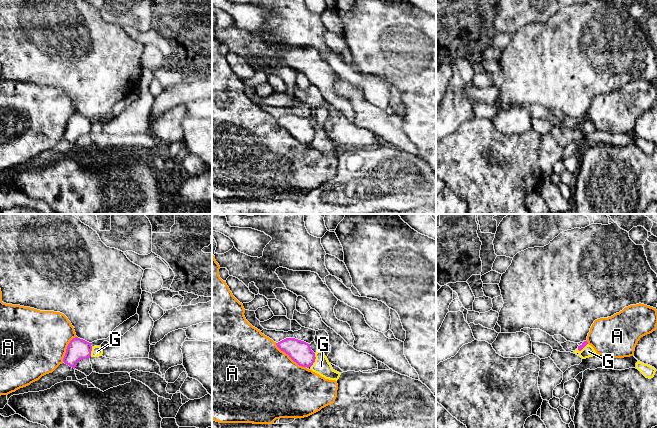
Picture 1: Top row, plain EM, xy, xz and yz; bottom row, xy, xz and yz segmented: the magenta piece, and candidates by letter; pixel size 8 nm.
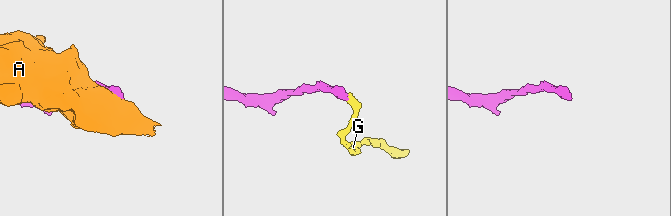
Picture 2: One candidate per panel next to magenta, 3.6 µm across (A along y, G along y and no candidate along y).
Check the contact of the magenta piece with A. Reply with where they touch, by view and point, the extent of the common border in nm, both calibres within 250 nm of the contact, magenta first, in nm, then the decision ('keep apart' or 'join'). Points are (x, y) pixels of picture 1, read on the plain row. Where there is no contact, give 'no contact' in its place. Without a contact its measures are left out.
meets magenta in xz at (290, 133); contact 320 nm long; 180 nm thick on the magenta side, 500 nm on the other; keep apart

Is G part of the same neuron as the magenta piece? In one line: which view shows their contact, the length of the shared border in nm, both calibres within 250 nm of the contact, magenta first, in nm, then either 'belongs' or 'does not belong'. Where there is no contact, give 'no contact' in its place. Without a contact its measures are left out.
xz | 120 nm | 180/140 nm | does not belong

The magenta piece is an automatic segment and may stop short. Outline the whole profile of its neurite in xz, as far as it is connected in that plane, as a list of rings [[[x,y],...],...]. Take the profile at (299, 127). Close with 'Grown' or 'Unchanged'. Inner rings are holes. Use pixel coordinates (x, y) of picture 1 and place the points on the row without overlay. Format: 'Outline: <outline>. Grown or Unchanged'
Outline: [[[286,114],[276,119],[276,121],[299,142],[309,144],[315,138],[315,129],[311,126],[310,120],[304,117],[295,114]]]. Unchanged

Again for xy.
Outline: [[[75,113],[67,122],[63,138],[75,145],[80,136],[90,134],[91,127],[91,119]]]. Unchanged

